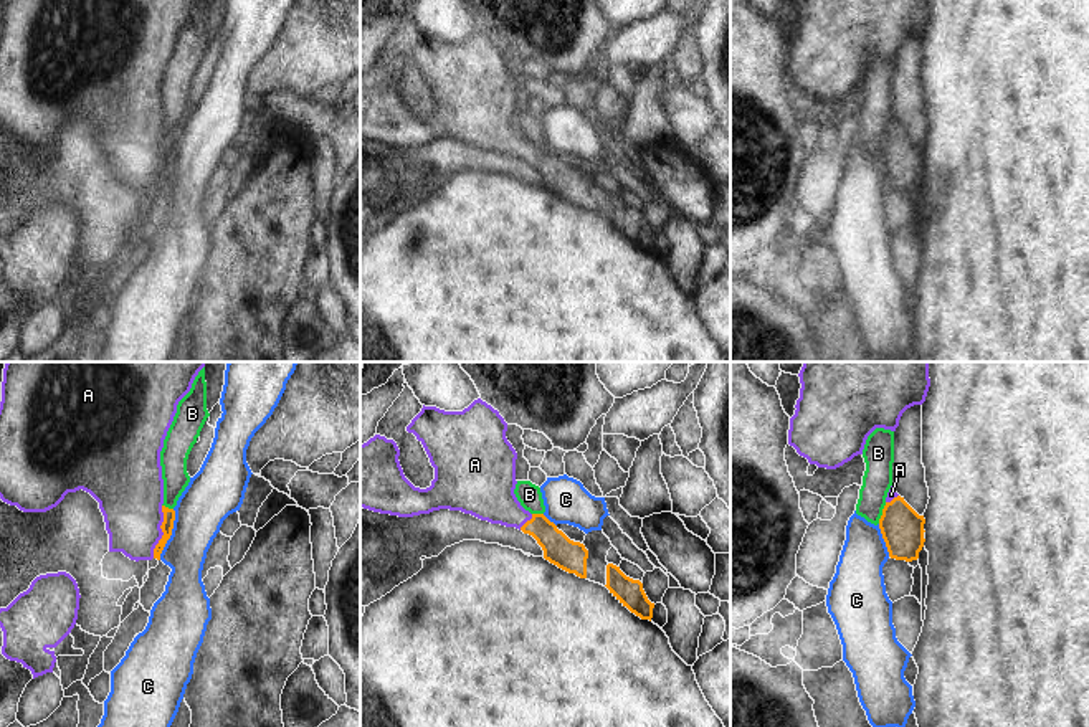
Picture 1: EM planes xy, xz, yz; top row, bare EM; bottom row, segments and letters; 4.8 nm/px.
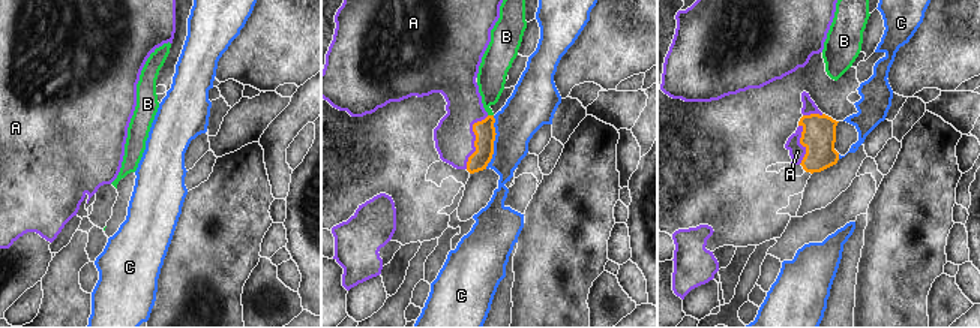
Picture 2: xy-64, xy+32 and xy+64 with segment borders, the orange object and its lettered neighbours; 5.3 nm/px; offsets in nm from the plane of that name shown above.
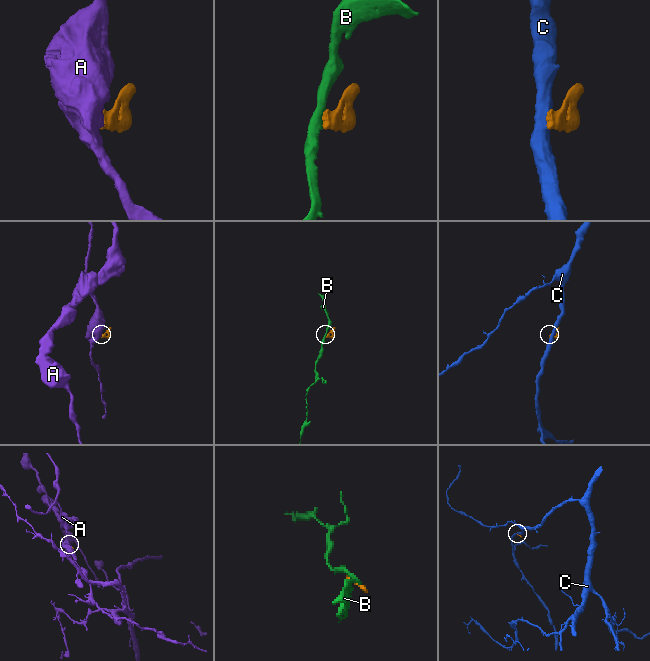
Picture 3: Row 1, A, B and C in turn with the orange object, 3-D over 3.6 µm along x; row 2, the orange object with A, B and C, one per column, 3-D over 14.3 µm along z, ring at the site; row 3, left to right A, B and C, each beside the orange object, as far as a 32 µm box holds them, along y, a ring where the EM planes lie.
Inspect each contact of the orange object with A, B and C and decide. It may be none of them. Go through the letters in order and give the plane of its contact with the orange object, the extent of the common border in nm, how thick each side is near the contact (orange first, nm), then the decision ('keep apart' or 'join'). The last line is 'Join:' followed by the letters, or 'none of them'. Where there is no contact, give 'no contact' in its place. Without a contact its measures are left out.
A: contact in xy; length 260 nm; calibres 60 and 320 nm; join
B: contact in yz; length 110 nm; calibres 200 and 140 nm; keep apart
C: contact in xy; length 260 nm; calibres 60 and 240 nm; keep apart
Join: A

